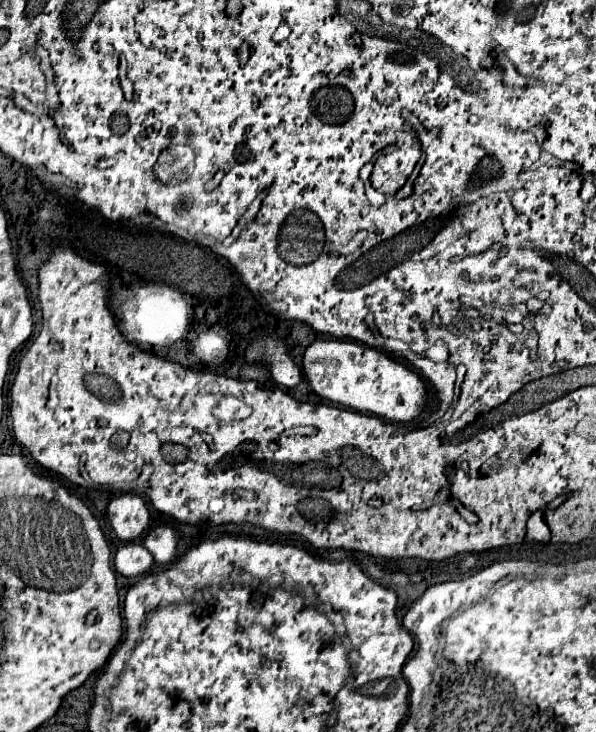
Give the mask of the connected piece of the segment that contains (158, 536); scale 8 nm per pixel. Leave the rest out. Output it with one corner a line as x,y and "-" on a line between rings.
158,525
158,527
150,529
142,543
152,553
154,561
160,565
168,565
178,559
178,543
176,543
176,535
170,527

